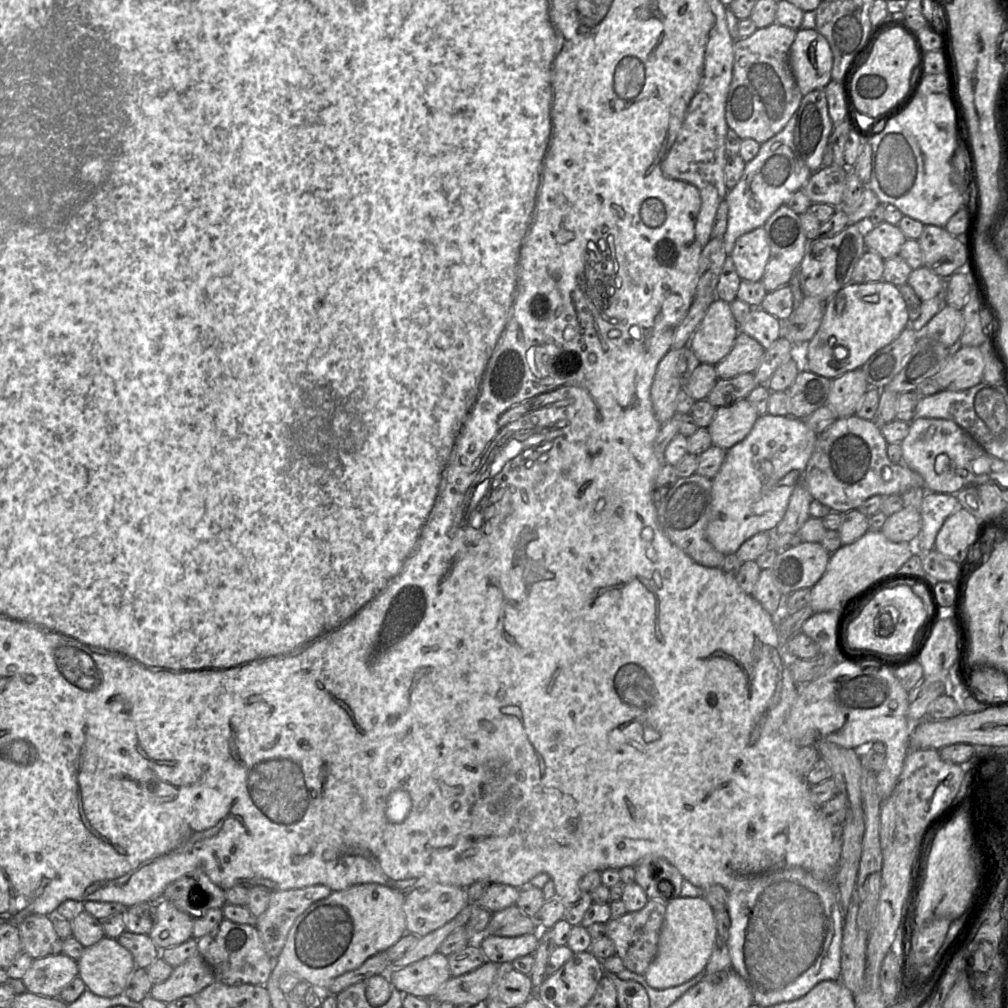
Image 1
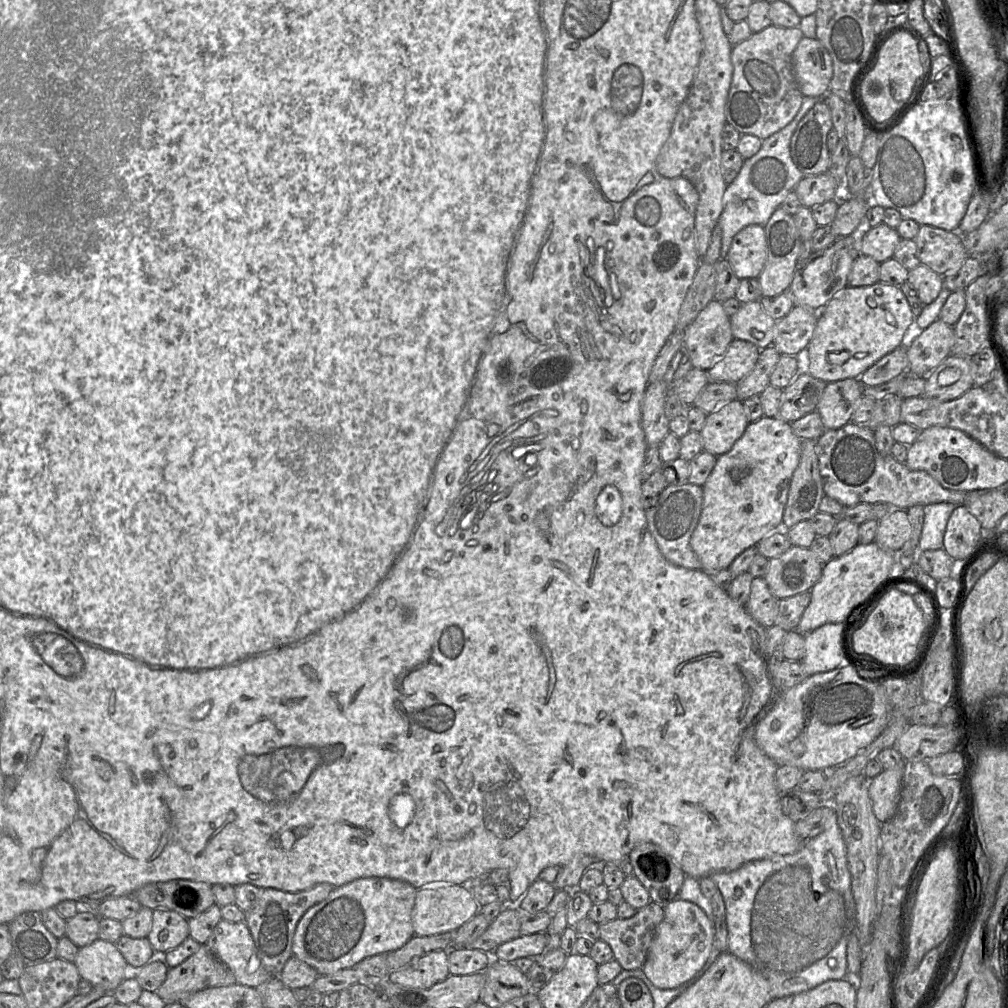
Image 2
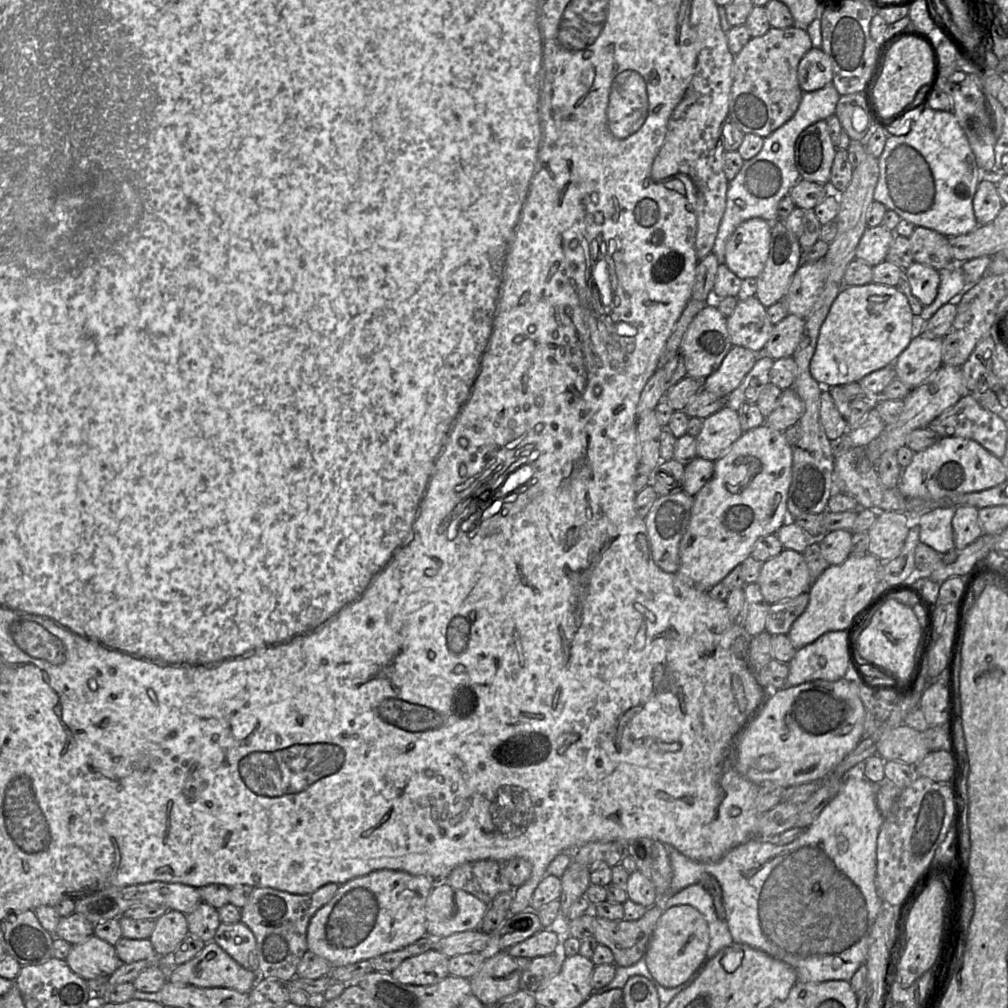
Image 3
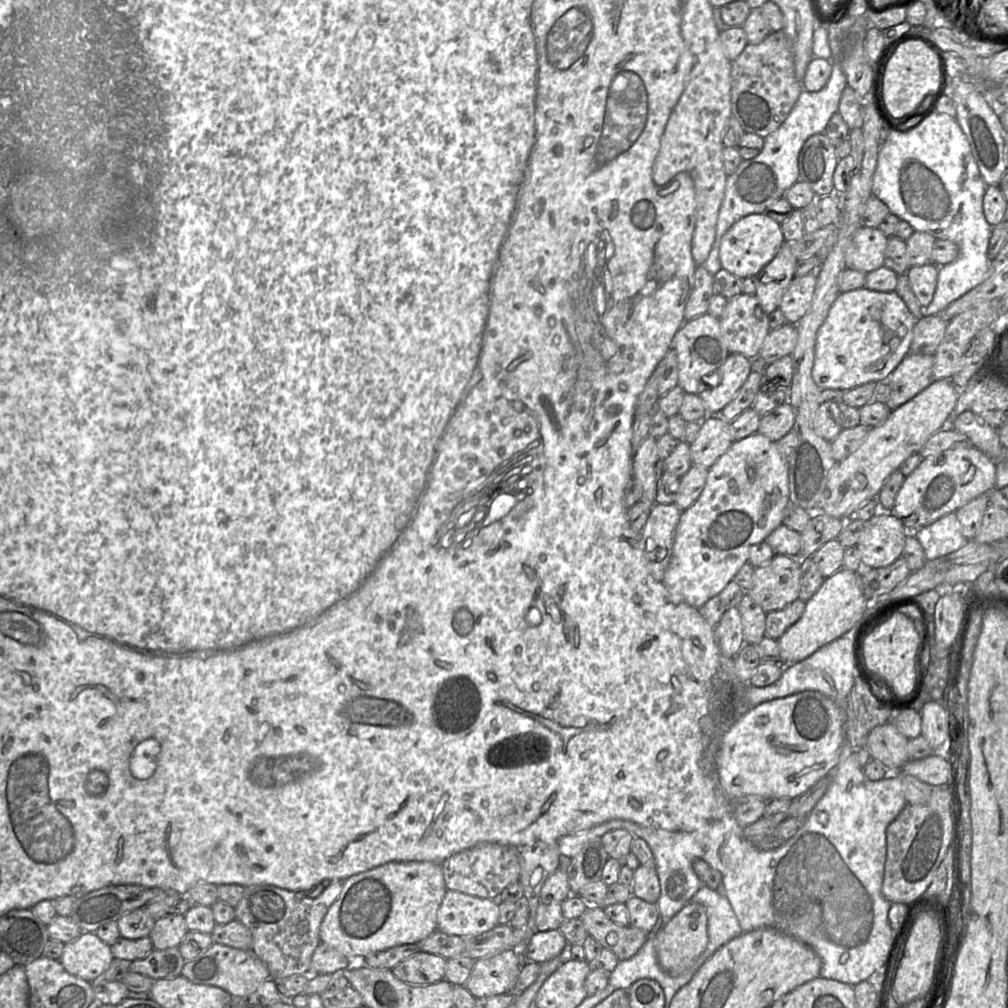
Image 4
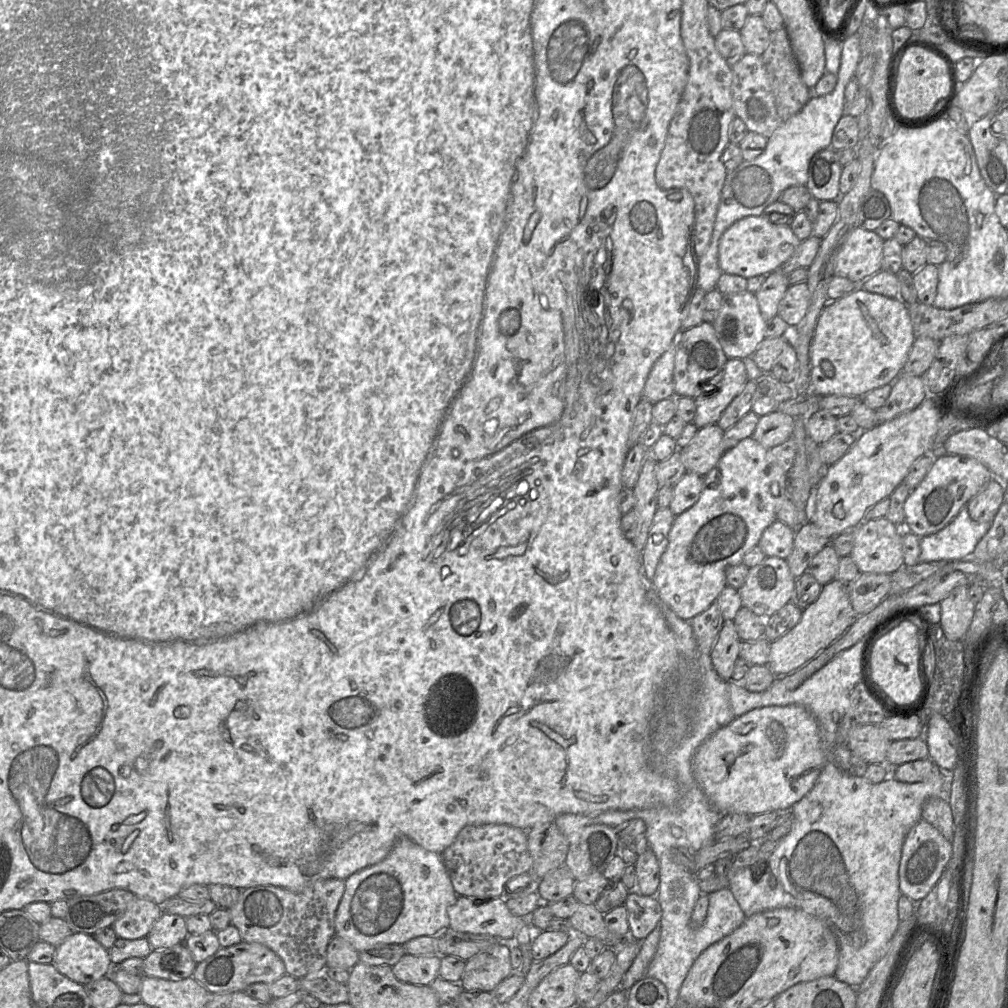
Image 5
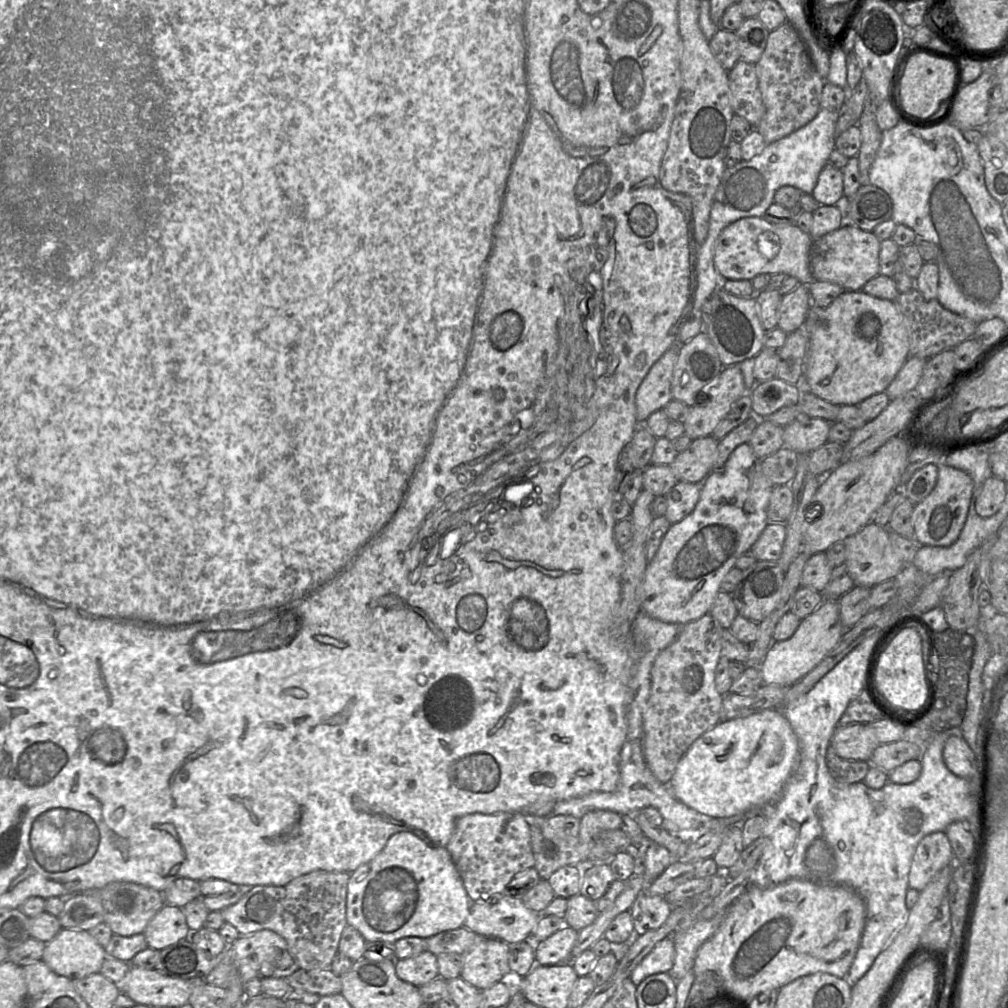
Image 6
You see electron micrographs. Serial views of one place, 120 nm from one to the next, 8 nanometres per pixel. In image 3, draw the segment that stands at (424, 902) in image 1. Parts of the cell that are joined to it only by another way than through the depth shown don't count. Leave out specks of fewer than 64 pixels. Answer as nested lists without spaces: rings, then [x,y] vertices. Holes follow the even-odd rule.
[[[445,882],[436,883],[426,901],[425,936],[439,939],[478,930],[488,908],[488,904],[462,889]]]

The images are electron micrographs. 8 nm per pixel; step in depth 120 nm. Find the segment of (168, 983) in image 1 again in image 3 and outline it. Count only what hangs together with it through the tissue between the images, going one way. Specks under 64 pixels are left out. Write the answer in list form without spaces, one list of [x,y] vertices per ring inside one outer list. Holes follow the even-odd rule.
[[[214,941],[189,961],[172,966],[167,981],[178,985],[202,988],[223,987],[248,993],[258,980],[258,974],[245,969]]]

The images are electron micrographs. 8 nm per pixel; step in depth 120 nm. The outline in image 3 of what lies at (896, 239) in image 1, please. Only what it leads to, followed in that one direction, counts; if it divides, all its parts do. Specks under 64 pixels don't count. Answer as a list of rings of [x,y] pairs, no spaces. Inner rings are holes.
[[[883,224],[867,227],[856,248],[856,258],[874,267],[886,260],[895,232]]]

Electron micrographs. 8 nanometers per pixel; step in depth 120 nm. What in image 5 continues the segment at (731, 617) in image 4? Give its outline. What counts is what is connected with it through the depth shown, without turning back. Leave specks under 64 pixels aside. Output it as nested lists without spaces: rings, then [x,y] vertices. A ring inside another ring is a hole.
[[[725,620],[710,657],[717,674],[730,681],[734,665],[739,657],[740,639],[733,620]]]

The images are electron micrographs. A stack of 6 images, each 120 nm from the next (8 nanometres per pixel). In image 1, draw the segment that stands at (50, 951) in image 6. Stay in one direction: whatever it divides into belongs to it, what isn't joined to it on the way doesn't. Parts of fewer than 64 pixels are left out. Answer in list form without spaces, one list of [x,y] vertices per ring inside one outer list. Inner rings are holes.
[[[106,936],[86,947],[77,963],[86,989],[100,997],[122,994],[136,969],[131,953],[117,939]]]

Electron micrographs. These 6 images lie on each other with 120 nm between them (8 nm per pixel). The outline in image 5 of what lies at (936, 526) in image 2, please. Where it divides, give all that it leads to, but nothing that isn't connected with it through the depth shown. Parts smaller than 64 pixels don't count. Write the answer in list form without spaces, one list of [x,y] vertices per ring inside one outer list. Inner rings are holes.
[[[967,504],[958,515],[940,531],[920,537],[919,562],[957,561],[968,559],[976,545],[988,532],[992,522],[976,522],[968,512]]]

